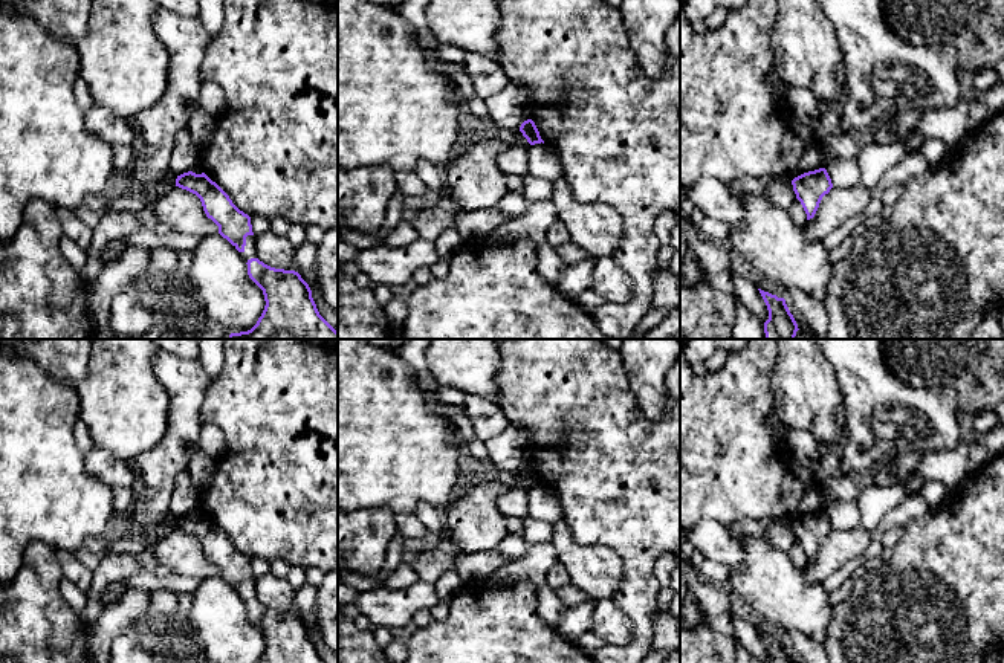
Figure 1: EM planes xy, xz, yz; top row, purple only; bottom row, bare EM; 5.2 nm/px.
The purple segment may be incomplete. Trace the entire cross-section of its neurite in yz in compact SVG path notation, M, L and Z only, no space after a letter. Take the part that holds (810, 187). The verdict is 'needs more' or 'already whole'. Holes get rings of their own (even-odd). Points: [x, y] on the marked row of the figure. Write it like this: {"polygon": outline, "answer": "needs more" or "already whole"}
{"polygon": "M825 168L804 173L792 180L796 199L801 202L807 220L813 218L822 197L833 188Z", "answer": "already whole"}

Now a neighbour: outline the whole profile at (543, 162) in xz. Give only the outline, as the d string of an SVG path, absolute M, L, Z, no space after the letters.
M535 144L527 148L529 153L529 174L547 180L561 180L564 170L556 153L546 144Z

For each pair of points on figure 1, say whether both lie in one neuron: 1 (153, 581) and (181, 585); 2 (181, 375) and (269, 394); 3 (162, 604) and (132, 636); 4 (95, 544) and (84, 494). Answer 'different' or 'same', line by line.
1: same
2: different
3: same
4: different

